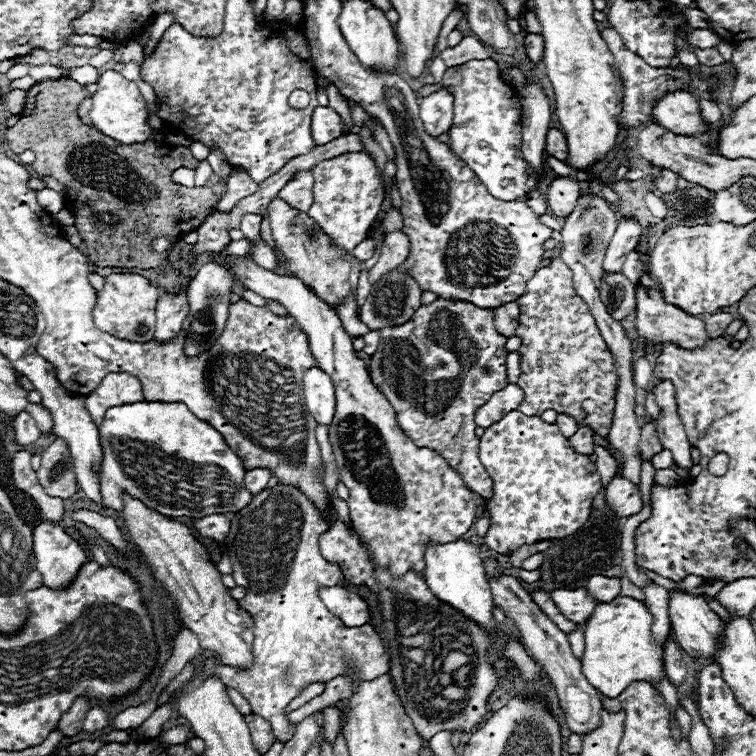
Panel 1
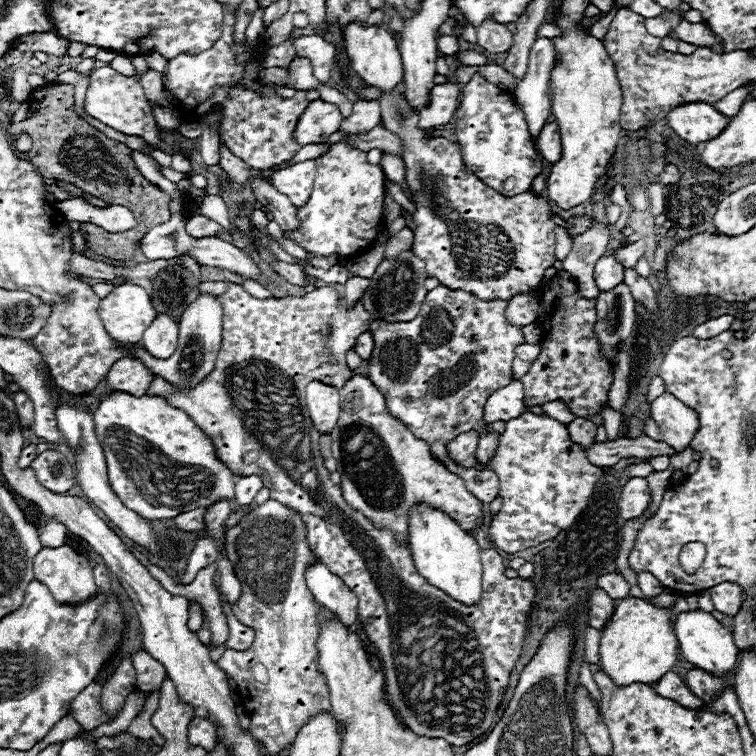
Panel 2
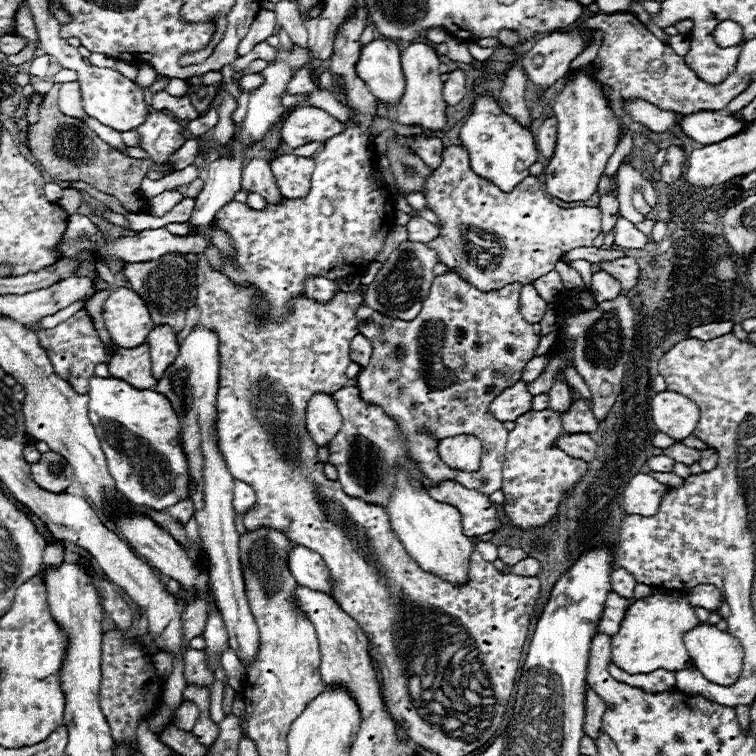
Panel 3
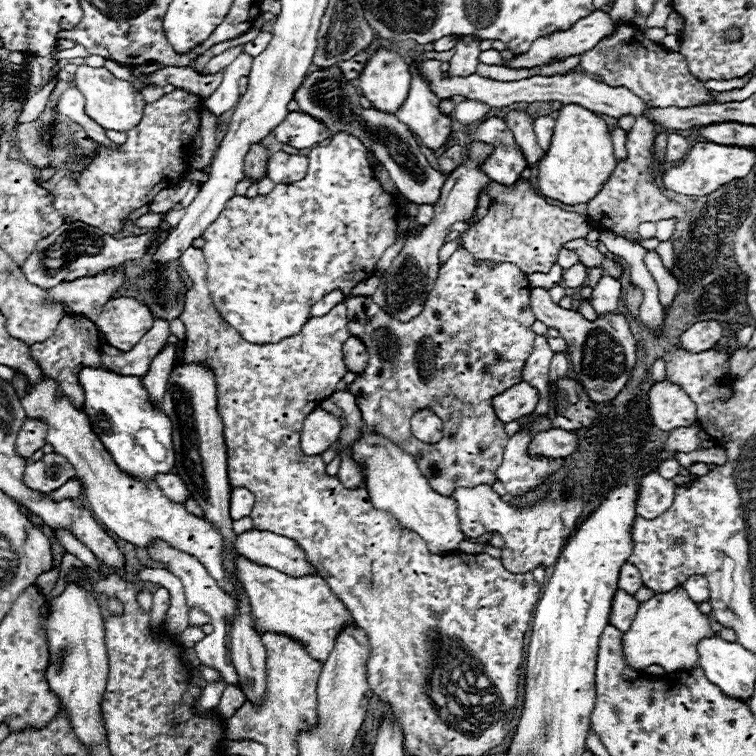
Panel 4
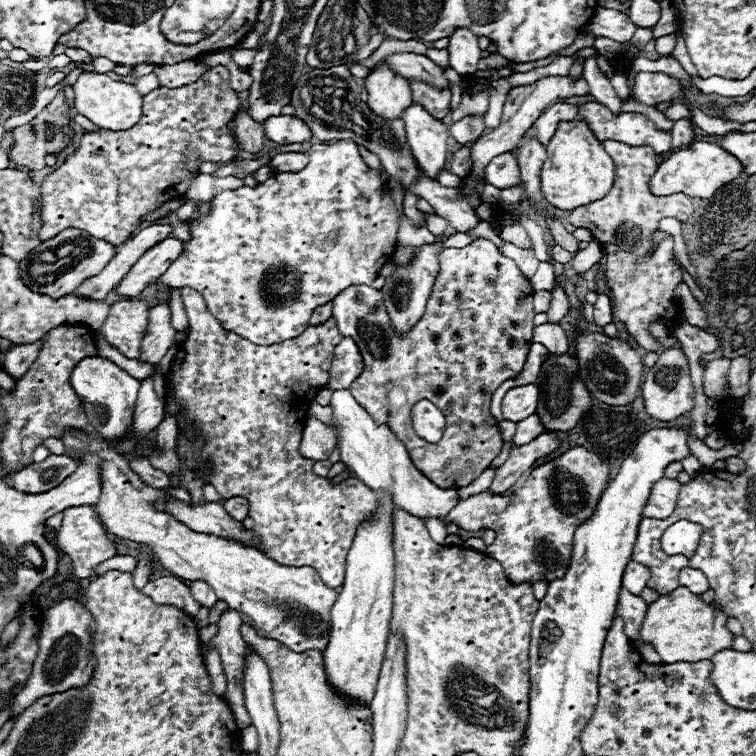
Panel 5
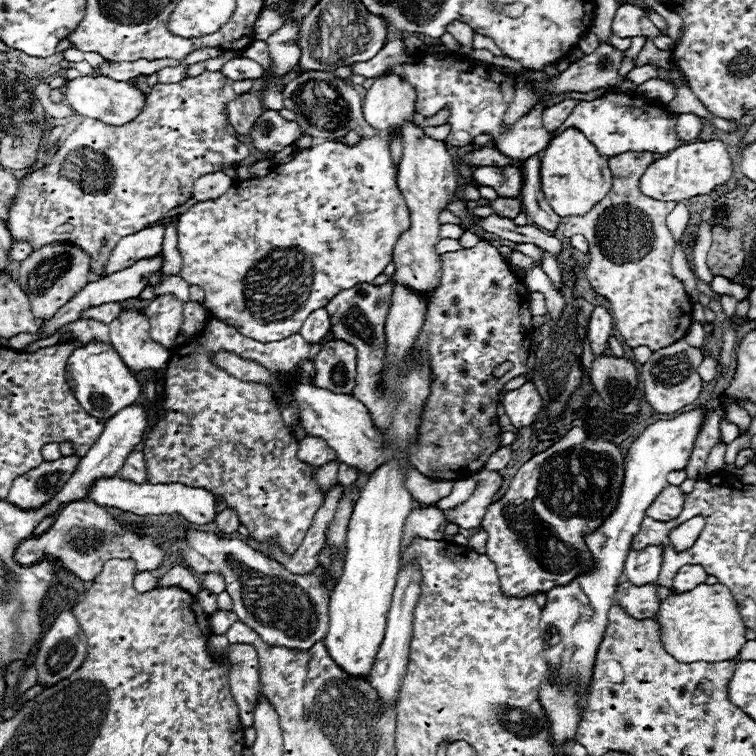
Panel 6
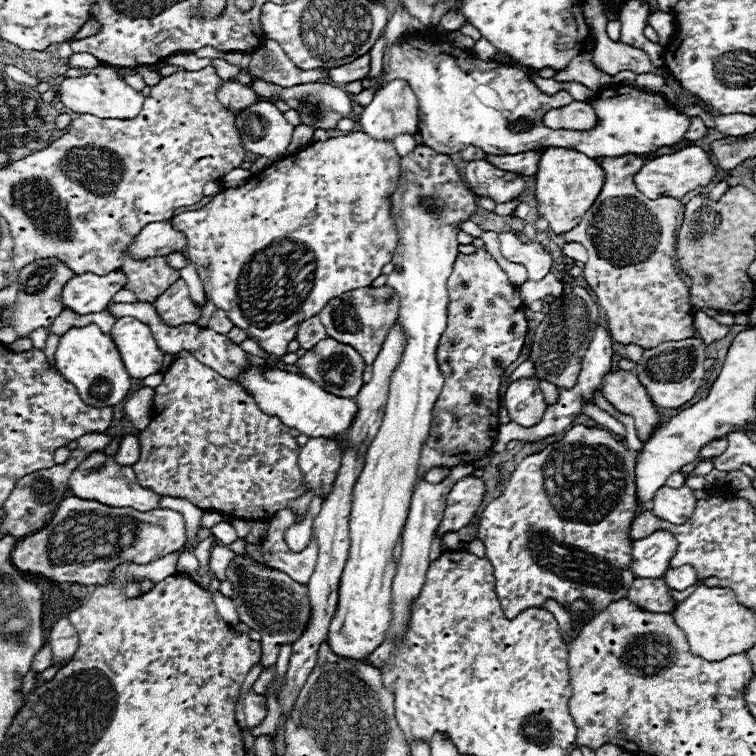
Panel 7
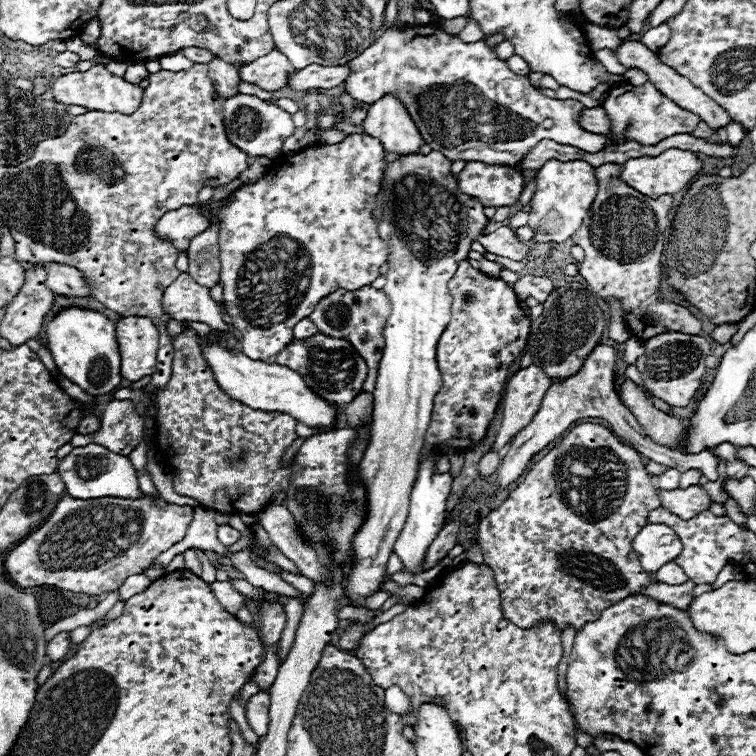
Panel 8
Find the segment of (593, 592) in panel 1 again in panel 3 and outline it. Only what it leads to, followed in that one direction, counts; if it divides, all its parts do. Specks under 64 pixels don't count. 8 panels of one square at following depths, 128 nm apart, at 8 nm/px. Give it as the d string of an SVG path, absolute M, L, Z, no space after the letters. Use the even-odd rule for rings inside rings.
M616 568L612 572L612 592L630 600L634 594L634 586L636 586L634 576L630 572L626 572L624 568Z

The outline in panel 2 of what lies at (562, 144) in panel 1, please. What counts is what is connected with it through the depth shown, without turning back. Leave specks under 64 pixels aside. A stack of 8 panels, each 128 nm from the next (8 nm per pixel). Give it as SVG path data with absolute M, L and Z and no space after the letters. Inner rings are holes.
M550 122L542 128L538 136L538 152L542 154L544 160L552 164L562 158L562 140L560 140L560 130L556 122Z

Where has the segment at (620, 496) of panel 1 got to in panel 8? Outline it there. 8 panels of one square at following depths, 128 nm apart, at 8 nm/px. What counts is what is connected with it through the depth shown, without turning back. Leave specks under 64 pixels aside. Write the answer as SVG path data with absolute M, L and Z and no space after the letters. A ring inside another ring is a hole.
M690 486L690 488L676 488L676 490L658 490L660 506L668 512L676 514L682 520L694 518L702 510L708 510L710 496L702 486Z

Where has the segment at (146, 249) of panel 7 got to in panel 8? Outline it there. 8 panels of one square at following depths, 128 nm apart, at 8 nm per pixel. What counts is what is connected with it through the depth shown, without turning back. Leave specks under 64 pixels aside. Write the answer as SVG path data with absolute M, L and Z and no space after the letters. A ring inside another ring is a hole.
M182 206L178 210L166 212L158 222L156 222L156 234L160 238L166 238L174 244L174 248L178 252L188 252L190 240L194 236L198 236L200 232L204 232L208 228L208 218L200 216L202 210L206 210L210 206L204 208L196 208L196 206Z

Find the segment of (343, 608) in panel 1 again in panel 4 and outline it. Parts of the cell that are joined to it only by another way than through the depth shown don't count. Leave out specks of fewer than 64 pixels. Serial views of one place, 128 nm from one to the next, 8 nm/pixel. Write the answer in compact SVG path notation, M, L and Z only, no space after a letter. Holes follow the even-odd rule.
M248 530L236 536L236 550L256 564L272 566L284 574L316 574L316 568L306 560L302 548L294 540L272 532Z

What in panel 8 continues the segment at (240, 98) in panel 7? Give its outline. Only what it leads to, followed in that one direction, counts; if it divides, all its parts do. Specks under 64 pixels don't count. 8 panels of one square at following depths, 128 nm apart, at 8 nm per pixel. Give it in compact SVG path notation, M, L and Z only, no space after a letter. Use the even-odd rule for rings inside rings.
M214 58L208 64L208 76L214 80L212 84L214 84L214 90L220 98L226 100L226 98L232 98L232 96L240 94L238 92L240 76L238 76L238 70L232 64L228 64L220 58Z

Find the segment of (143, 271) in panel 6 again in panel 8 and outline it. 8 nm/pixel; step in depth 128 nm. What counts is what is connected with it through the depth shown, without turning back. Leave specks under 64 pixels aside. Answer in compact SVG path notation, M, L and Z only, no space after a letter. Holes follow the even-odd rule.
M44 264L48 268L48 288L56 296L68 296L68 298L86 298L92 296L88 282L84 280L84 274L72 266L64 264Z

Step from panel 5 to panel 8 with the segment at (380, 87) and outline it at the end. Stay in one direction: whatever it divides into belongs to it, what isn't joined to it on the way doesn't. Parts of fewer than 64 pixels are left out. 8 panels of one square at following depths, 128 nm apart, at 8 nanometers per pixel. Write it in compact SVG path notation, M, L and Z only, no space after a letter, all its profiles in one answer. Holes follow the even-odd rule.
M386 94L366 108L362 130L378 138L386 152L398 152L400 156L420 152L424 144L406 106L394 94Z

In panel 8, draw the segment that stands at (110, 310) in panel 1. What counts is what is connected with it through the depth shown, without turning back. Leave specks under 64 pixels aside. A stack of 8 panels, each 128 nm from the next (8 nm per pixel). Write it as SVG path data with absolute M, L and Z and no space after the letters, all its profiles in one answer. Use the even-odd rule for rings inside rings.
M122 316L116 322L116 340L122 356L122 378L136 382L156 372L158 330L150 318Z

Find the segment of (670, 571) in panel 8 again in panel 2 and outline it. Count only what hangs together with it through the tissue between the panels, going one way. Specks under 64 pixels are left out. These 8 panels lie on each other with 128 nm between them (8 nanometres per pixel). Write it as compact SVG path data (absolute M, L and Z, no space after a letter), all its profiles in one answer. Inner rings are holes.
M722 582L718 586L708 588L706 592L714 602L714 610L728 616L736 616L740 612L740 606L744 602L744 590L734 582Z

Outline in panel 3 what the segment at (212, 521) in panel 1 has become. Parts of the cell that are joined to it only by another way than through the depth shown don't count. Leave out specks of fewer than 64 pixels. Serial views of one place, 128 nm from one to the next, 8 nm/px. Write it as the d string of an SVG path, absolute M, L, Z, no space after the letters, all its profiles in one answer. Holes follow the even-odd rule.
M182 500L182 502L178 502L176 506L168 508L168 514L172 514L172 518L174 518L176 522L186 524L186 522L194 516L194 506L192 506L192 500Z

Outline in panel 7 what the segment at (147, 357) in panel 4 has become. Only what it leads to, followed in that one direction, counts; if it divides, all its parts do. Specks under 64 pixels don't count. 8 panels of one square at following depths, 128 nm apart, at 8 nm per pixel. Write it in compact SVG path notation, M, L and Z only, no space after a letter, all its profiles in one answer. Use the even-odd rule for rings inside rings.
M176 280L164 294L160 294L160 298L156 298L152 306L168 326L192 324L200 318L200 310L192 304L184 280Z

